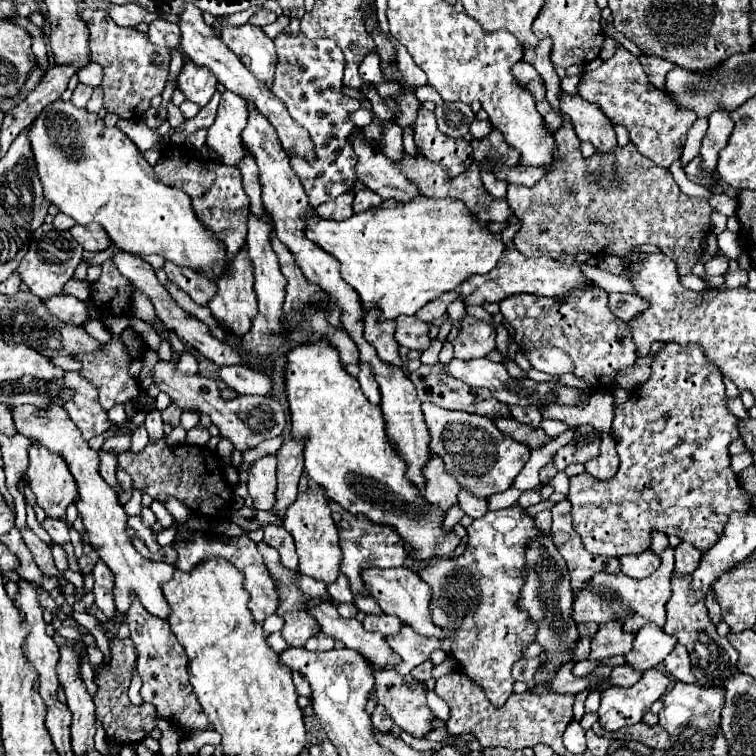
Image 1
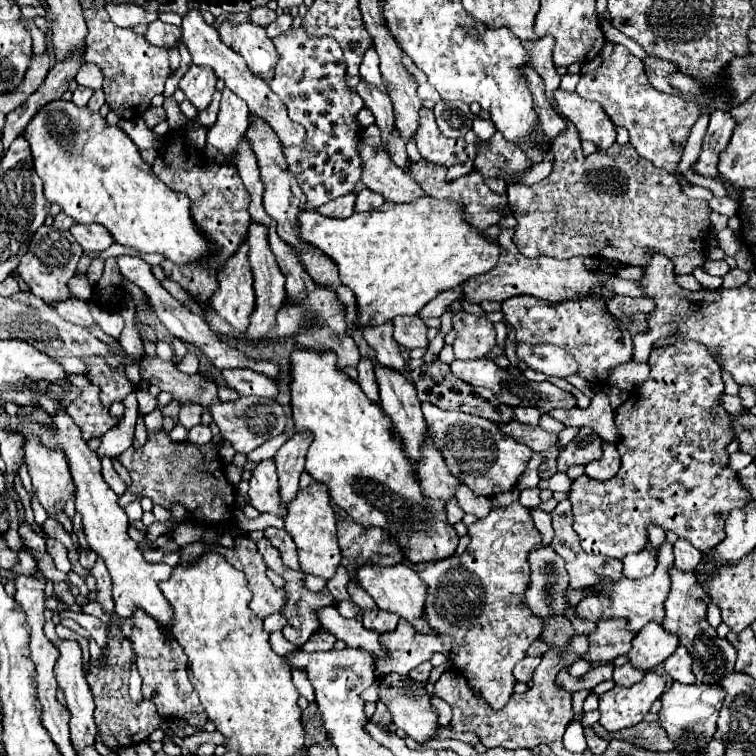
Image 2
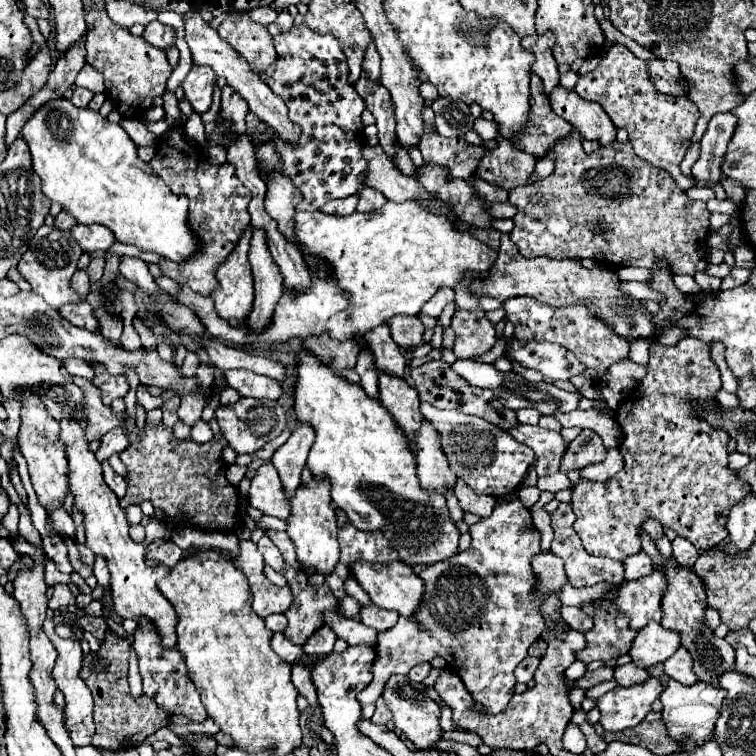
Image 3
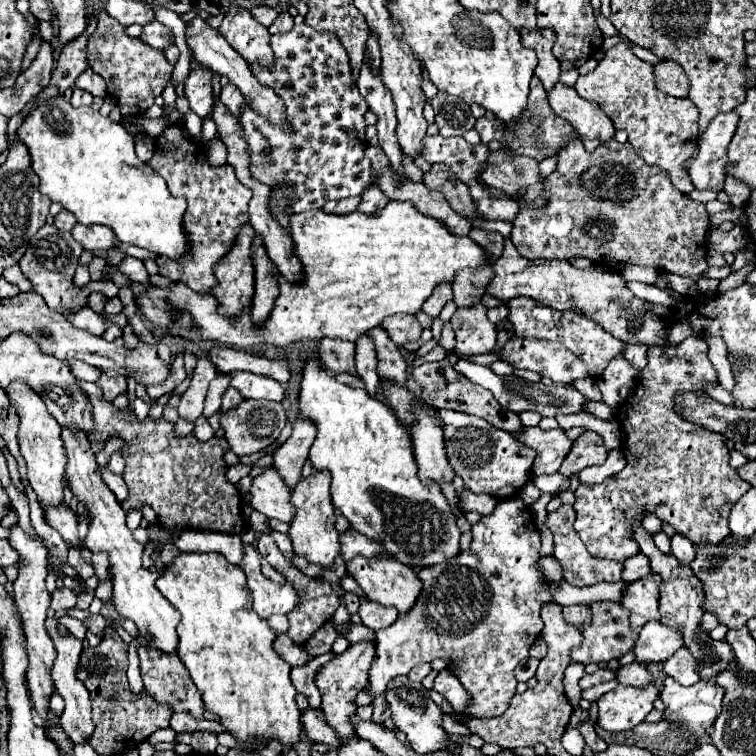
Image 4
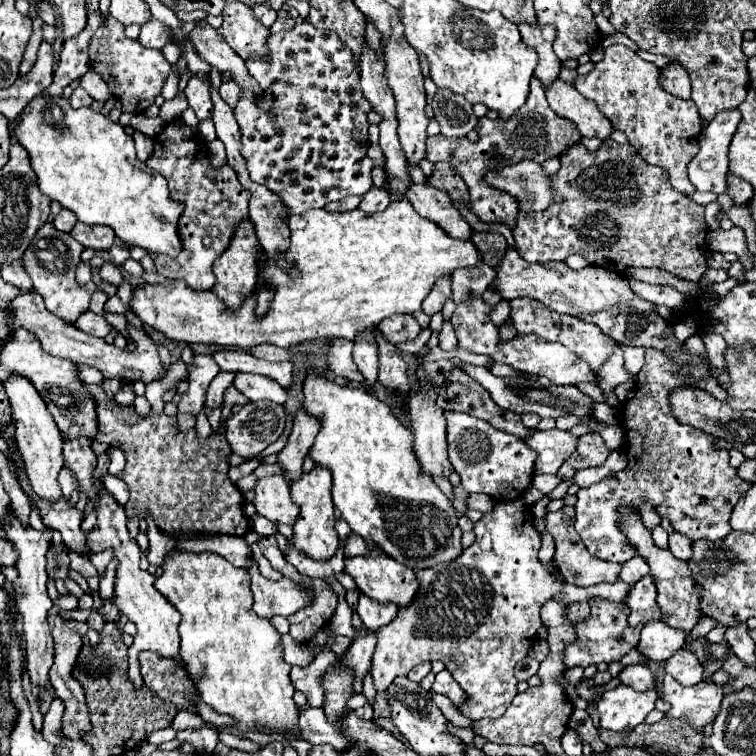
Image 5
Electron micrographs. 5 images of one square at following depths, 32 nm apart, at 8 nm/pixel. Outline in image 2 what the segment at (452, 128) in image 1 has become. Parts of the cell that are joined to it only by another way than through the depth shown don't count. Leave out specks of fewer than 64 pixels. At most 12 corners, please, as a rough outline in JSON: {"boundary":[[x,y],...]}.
{"boundary":[[440,100],[434,106],[438,130],[462,138],[474,114],[464,102]]}

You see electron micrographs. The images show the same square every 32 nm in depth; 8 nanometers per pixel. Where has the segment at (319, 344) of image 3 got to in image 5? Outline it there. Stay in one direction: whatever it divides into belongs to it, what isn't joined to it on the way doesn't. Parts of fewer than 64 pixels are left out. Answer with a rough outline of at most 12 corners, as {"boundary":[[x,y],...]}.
{"boundary":[[334,340],[328,352],[330,370],[348,382],[364,376],[352,360],[352,342]]}

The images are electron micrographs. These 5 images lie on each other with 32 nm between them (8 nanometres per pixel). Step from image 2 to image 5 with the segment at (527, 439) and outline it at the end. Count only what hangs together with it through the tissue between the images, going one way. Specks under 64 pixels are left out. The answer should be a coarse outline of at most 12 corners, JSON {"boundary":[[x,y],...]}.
{"boundary":[[532,430],[536,474],[556,474],[578,438],[570,432]]}

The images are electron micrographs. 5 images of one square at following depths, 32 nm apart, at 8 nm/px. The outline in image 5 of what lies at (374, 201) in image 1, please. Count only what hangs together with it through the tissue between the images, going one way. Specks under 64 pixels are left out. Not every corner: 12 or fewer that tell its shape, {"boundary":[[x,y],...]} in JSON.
{"boundary":[[372,188],[362,196],[360,210],[374,214],[390,204],[388,192]]}

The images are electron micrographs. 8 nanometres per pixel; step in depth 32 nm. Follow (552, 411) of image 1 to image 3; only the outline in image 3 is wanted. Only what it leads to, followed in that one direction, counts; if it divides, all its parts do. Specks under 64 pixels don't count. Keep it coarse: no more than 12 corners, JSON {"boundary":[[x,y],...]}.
{"boundary":[[576,410],[554,418],[562,428],[600,434],[606,448],[620,444],[620,426],[608,414]]}

